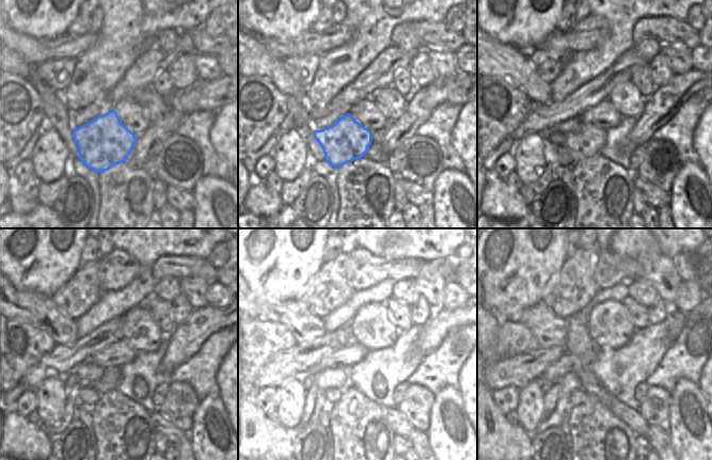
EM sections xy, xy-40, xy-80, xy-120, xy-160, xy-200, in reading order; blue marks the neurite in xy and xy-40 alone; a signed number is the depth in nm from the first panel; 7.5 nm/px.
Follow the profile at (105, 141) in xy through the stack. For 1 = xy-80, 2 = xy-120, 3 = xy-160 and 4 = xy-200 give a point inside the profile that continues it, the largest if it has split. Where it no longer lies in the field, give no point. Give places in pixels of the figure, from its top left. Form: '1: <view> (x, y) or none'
1: xy-80 (588, 141)
2: xy-120 (109, 381)
3: xy-160 (309, 381)
4: xy-200 (546, 384)

